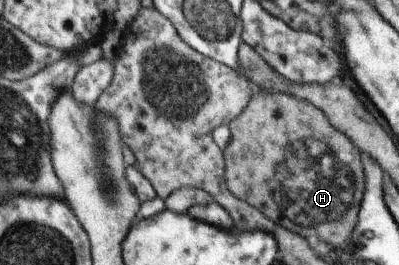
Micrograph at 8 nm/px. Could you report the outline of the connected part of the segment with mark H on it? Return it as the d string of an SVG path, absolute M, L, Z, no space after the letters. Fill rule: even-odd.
M265 92L265 107L242 111L228 123L230 140L224 148L226 157L226 187L235 197L257 208L269 221L295 232L302 238L315 237L331 247L343 247L356 226L355 217L362 203L363 173L359 163L359 151L337 131L333 123L314 105L292 98L287 94Z

